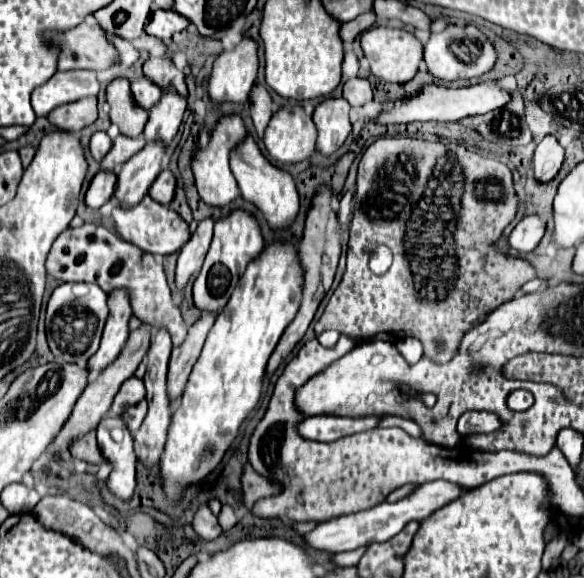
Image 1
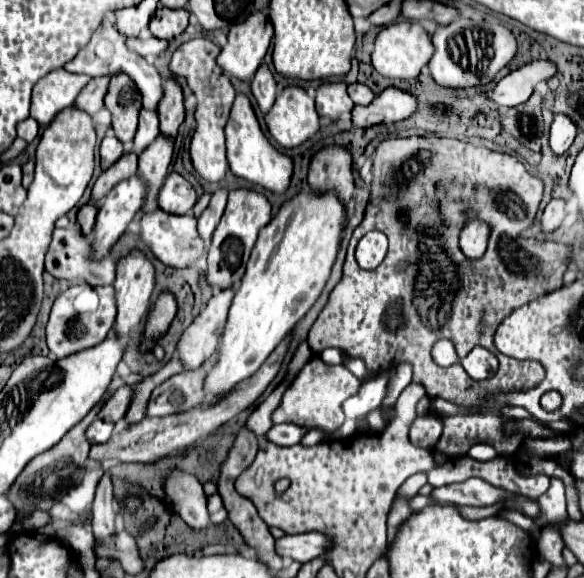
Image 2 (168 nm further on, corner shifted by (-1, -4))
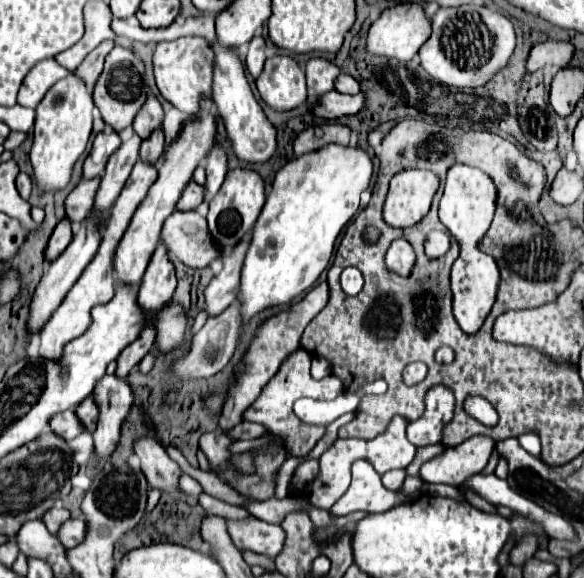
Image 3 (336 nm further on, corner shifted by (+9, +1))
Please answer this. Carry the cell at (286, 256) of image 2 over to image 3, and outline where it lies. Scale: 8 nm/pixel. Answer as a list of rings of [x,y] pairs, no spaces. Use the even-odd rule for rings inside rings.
[[[328,144],[318,152],[306,152],[298,158],[292,158],[276,172],[272,192],[268,194],[266,204],[256,220],[252,244],[242,268],[240,296],[244,320],[262,312],[272,304],[290,304],[302,292],[312,288],[320,272],[330,262],[334,242],[340,230],[358,212],[360,194],[370,186],[370,178],[372,178],[372,158],[368,150],[364,150],[362,146],[344,146],[344,144]]]

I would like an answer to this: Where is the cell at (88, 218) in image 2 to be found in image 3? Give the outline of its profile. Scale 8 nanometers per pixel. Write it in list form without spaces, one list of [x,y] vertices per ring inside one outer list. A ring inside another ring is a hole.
[[[62,220],[62,222],[54,228],[54,232],[52,232],[50,240],[48,240],[48,246],[46,246],[46,262],[56,260],[56,258],[60,256],[60,252],[66,250],[66,246],[70,244],[70,240],[72,240],[70,222],[68,222],[68,220]]]

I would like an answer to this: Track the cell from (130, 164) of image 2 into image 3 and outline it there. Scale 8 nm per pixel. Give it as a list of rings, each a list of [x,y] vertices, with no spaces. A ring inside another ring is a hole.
[[[94,178],[94,180],[82,180],[82,182],[68,194],[68,198],[64,200],[66,218],[68,218],[72,224],[74,224],[74,222],[86,220],[86,216],[90,214],[98,184],[100,184],[100,178]]]

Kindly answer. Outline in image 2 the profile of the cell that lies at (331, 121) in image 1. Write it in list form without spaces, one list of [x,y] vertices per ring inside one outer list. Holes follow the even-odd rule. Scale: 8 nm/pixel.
[[[324,83],[316,91],[316,111],[332,123],[340,119],[342,111],[352,111],[354,103],[346,93],[346,83]]]

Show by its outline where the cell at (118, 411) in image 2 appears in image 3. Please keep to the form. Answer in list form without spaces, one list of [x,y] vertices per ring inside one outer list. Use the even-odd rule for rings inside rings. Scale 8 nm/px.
[[[88,396],[88,398],[76,408],[76,416],[78,416],[78,420],[82,420],[82,426],[84,426],[88,432],[94,432],[94,428],[96,428],[96,418],[98,418],[98,406],[96,406],[96,402]]]

